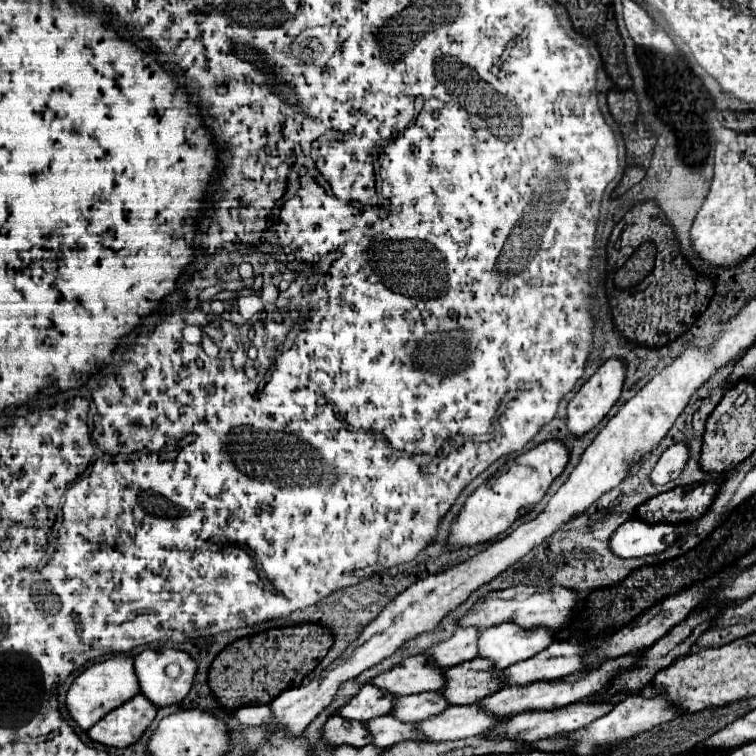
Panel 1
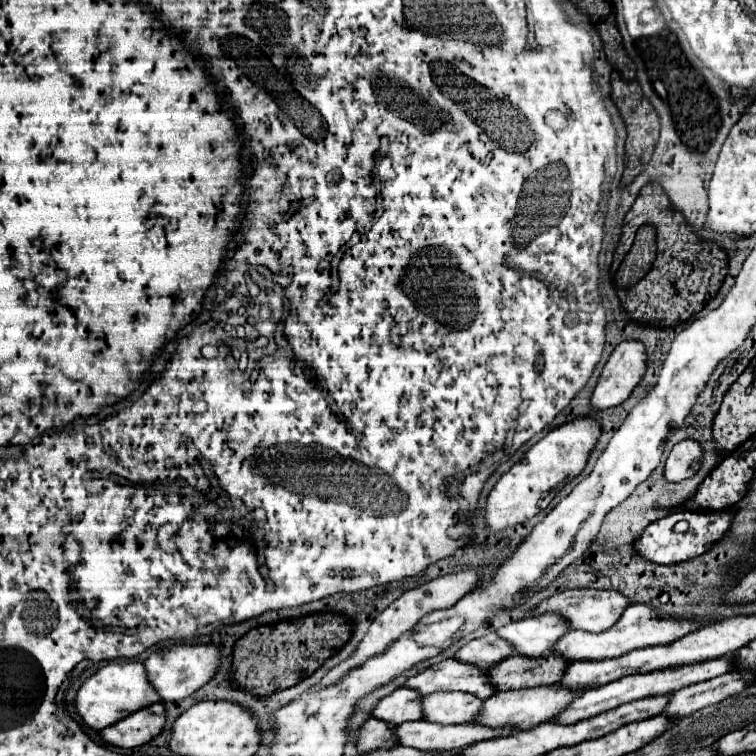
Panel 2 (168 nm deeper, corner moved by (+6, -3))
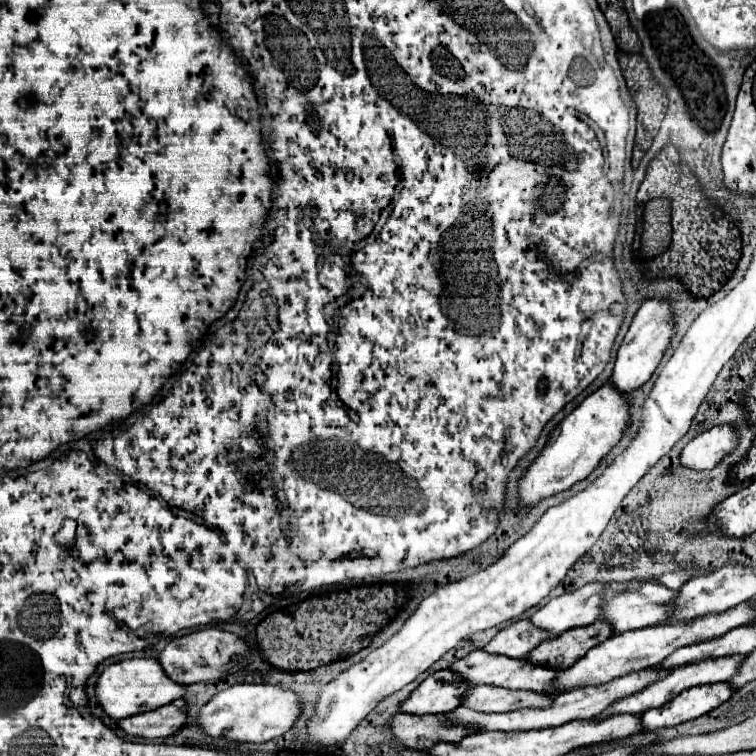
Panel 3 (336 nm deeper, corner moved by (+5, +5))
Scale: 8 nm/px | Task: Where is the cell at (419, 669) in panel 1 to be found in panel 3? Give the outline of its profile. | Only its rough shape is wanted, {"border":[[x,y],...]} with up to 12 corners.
{"border":[[469,652],[449,668],[465,684],[537,690],[557,670]]}

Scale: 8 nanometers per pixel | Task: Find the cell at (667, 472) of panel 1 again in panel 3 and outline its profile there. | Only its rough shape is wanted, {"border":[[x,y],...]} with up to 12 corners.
{"border":[[717,426],[685,444],[685,468],[709,470],[737,446],[731,426]]}

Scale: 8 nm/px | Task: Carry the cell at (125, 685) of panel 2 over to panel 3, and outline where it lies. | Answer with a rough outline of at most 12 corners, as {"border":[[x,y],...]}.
{"border":[[155,658],[109,664],[95,698],[121,720],[185,694]]}

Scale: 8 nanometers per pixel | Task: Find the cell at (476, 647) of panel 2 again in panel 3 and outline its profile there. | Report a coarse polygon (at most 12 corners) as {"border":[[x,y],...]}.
{"border":[[519,620],[483,646],[491,654],[525,658],[547,640]]}

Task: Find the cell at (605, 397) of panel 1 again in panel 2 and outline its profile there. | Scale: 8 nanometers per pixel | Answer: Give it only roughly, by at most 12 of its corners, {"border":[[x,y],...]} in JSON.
{"border":[[620,342],[592,394],[622,404],[646,374],[646,346]]}

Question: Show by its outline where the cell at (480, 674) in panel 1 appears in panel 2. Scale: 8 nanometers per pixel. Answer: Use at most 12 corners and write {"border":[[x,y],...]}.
{"border":[[510,656],[490,668],[498,690],[560,682],[564,658]]}

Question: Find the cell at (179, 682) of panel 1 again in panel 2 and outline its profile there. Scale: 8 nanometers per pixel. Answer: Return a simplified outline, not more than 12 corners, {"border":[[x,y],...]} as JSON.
{"border":[[176,644],[144,662],[164,702],[178,702],[220,666],[214,644]]}

